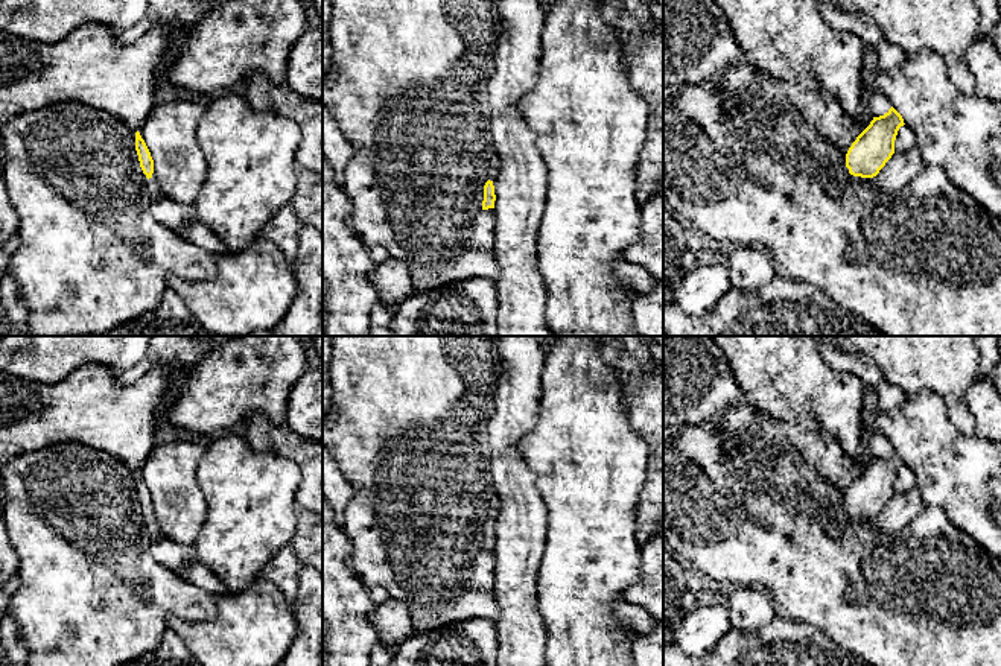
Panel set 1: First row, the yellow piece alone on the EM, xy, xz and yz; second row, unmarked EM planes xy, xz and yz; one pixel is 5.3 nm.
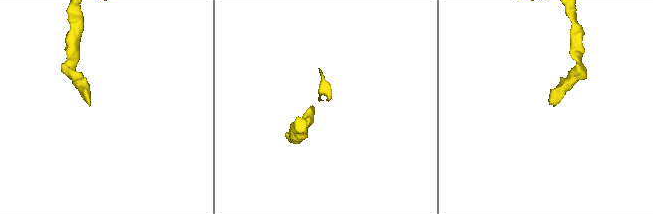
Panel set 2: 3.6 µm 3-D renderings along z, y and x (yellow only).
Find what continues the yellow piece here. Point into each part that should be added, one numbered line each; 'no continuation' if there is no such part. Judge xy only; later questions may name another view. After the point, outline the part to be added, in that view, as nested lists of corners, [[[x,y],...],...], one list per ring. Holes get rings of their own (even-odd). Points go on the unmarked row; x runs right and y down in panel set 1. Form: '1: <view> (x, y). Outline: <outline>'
1: xy (152, 526). Outline: [[[152,514],[152,517],[148,520],[146,515],[145,517],[145,523],[146,523],[146,529],[149,532],[149,535],[152,537],[154,541],[163,538],[161,529],[158,526],[158,520],[155,517],[155,514]]]

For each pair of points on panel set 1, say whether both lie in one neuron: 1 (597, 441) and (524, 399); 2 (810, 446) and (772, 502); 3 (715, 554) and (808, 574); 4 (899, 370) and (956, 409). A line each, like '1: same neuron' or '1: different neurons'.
1: different neurons
2: same neuron
3: same neuron
4: same neuron

